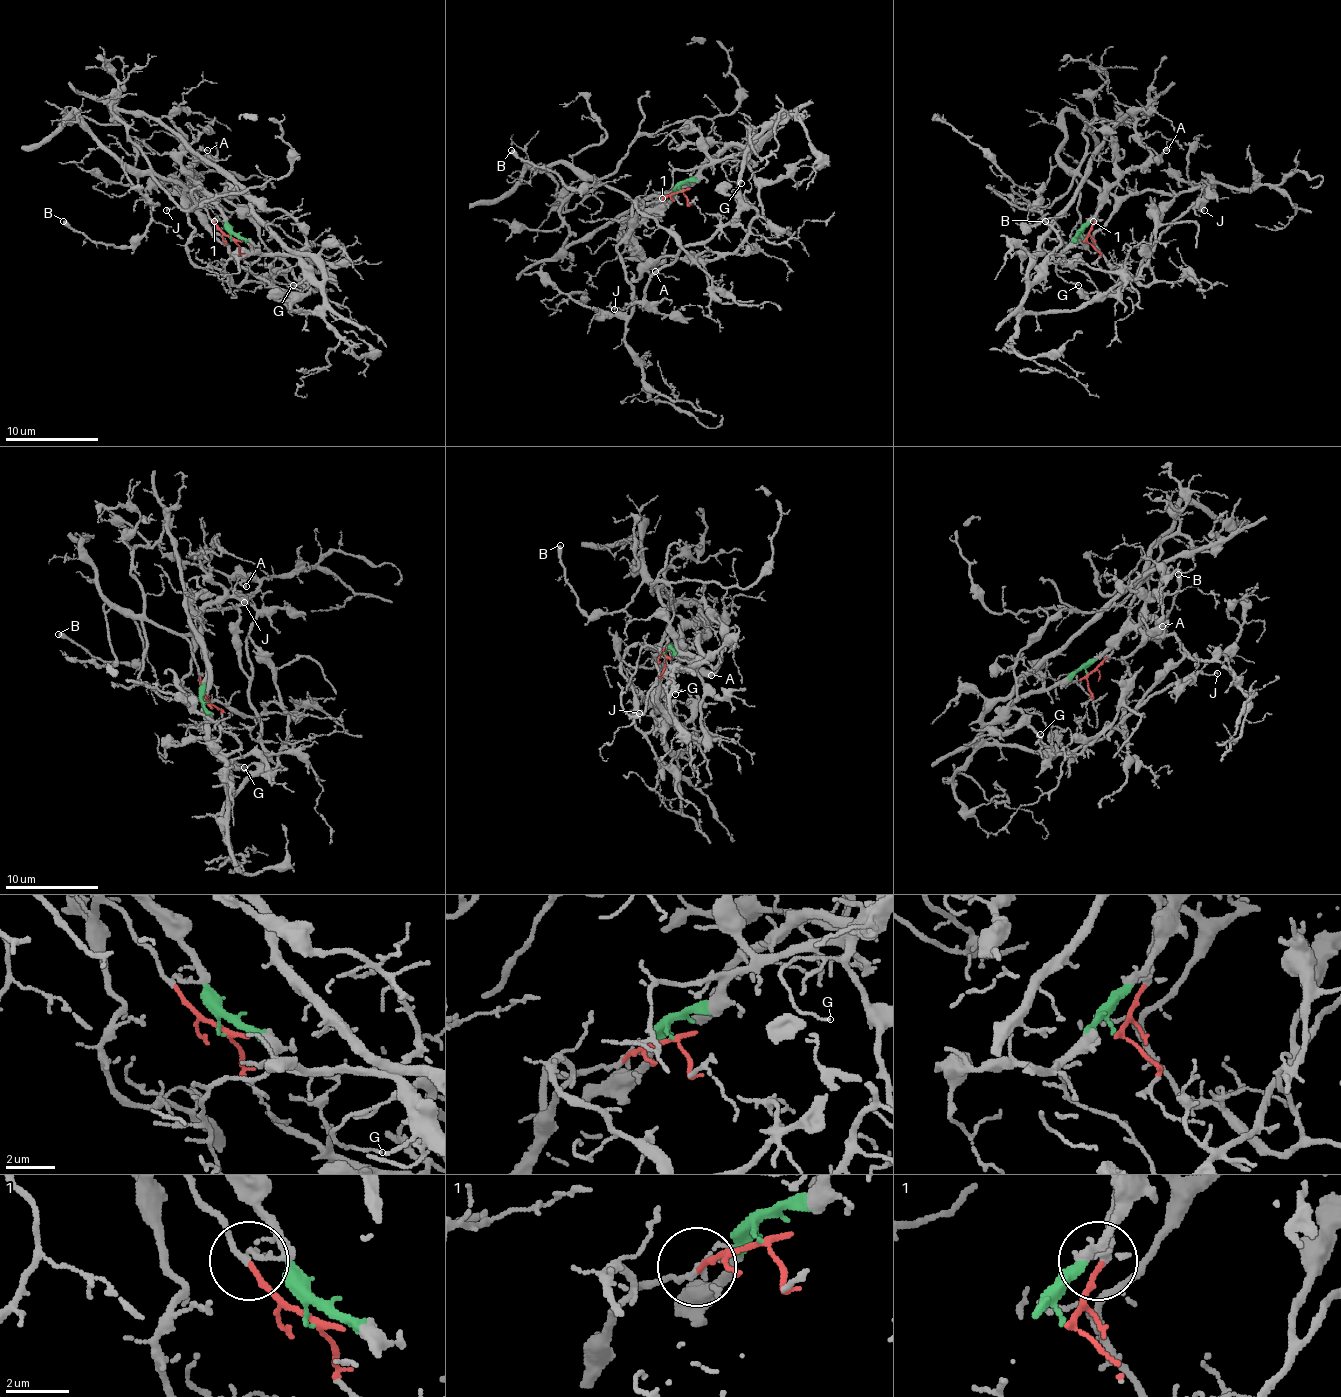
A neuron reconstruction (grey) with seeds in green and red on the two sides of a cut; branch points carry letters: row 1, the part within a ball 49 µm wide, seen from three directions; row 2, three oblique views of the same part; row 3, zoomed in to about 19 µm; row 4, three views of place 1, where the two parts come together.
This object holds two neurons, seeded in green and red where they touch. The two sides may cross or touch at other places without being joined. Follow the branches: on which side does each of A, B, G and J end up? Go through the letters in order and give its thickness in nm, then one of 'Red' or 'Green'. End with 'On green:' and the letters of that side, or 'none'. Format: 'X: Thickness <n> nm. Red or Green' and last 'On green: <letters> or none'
A: Thickness 80 nm. Green
B: Thickness 360 nm. Red
G: Thickness 80 nm. Green
J: Thickness 120 nm. Green
On green: A, G, J

